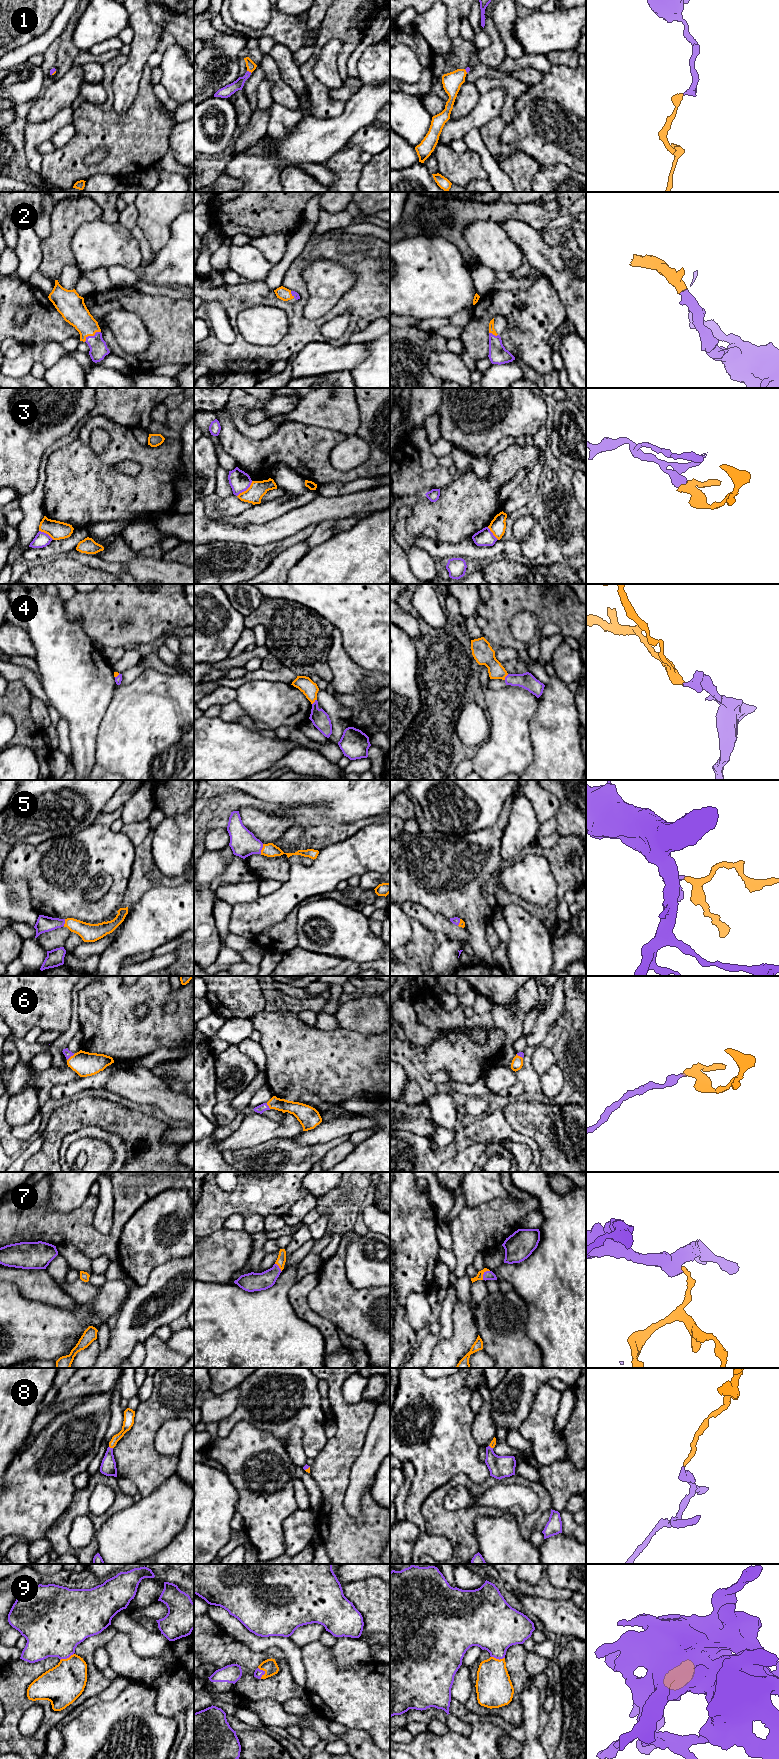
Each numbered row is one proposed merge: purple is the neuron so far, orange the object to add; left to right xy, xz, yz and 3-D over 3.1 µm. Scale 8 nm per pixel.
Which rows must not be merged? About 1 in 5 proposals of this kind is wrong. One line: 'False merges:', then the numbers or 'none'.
False merges: 3

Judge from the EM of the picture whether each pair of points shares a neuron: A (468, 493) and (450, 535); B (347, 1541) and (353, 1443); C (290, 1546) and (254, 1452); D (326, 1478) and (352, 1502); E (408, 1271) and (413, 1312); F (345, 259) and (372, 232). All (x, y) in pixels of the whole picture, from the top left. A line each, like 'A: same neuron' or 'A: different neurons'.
A: same neuron
B: same neuron
C: different neurons
D: different neurons
E: different neurons
F: different neurons

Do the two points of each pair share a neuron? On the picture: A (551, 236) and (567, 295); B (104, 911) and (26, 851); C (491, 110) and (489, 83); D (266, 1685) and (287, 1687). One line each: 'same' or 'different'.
A: different
B: same
C: different
D: same

